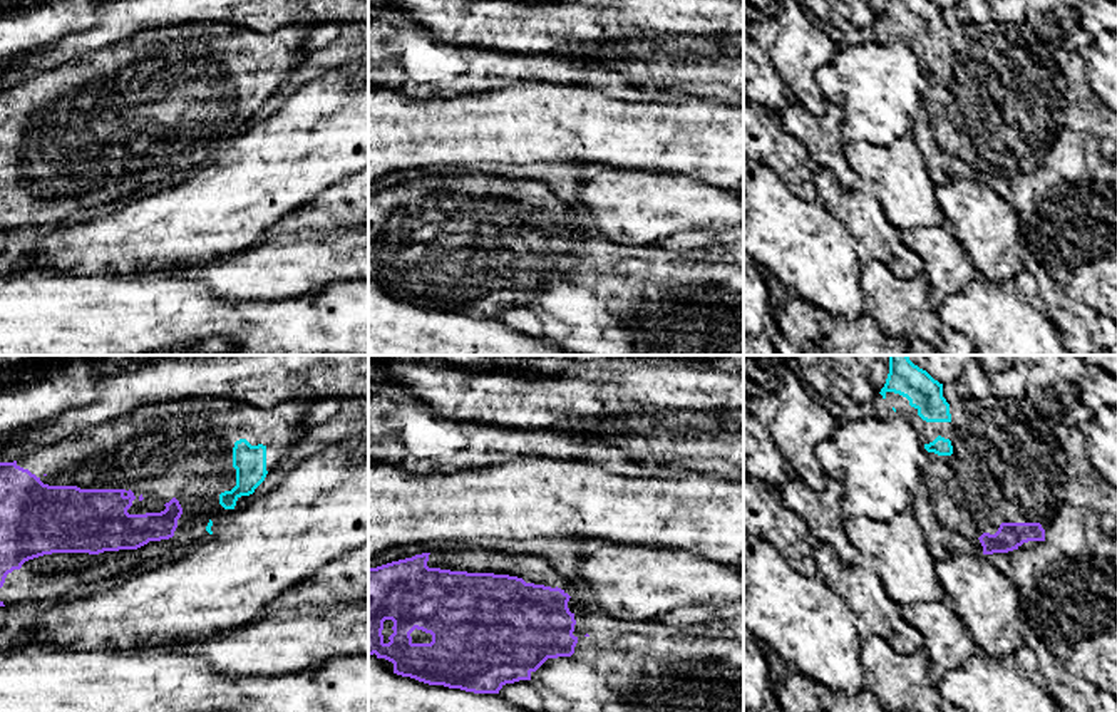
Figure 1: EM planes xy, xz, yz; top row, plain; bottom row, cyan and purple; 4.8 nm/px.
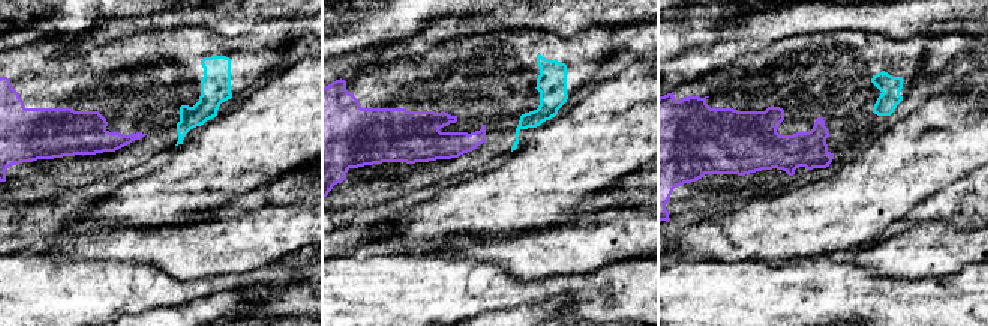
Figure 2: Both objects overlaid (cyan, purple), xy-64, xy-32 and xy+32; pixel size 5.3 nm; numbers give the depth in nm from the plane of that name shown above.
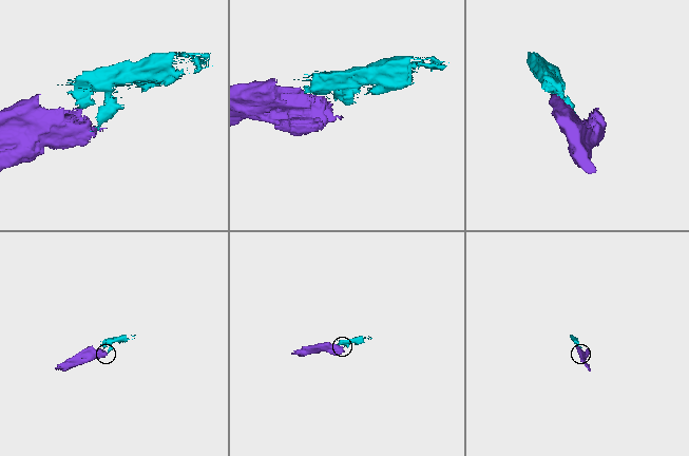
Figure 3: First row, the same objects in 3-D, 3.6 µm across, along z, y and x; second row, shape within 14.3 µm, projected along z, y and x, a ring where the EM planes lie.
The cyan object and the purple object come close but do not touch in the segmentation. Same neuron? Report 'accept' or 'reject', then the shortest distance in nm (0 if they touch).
accept; gap 140 nm

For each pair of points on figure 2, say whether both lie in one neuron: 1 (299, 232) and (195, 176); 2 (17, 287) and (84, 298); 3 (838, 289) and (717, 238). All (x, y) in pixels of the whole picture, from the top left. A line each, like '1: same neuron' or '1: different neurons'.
1: different neurons
2: same neuron
3: different neurons

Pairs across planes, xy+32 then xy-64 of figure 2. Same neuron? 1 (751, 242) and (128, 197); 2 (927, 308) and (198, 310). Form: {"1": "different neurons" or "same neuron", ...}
{"1": "same neuron", "2": "different neurons"}

